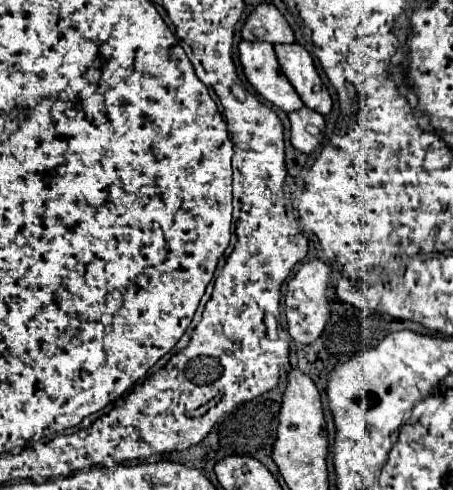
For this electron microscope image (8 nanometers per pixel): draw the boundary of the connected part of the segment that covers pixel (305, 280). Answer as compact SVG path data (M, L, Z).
M314 259L304 263L294 275L294 279L288 283L288 297L284 311L288 319L288 333L296 343L310 345L324 333L326 323L330 321L330 303L326 297L328 281L330 281L330 267L324 261Z

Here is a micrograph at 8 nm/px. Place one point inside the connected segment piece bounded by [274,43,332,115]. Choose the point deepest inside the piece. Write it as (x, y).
(295, 62)

